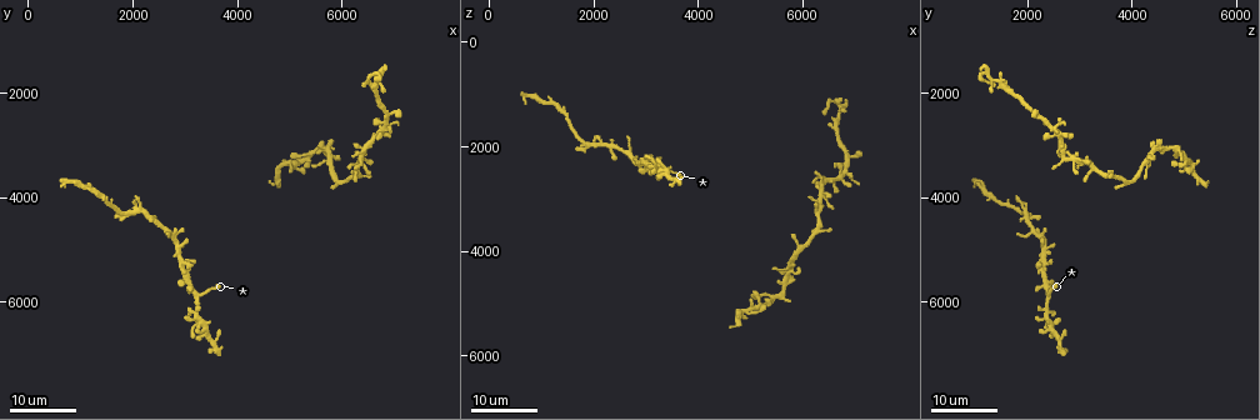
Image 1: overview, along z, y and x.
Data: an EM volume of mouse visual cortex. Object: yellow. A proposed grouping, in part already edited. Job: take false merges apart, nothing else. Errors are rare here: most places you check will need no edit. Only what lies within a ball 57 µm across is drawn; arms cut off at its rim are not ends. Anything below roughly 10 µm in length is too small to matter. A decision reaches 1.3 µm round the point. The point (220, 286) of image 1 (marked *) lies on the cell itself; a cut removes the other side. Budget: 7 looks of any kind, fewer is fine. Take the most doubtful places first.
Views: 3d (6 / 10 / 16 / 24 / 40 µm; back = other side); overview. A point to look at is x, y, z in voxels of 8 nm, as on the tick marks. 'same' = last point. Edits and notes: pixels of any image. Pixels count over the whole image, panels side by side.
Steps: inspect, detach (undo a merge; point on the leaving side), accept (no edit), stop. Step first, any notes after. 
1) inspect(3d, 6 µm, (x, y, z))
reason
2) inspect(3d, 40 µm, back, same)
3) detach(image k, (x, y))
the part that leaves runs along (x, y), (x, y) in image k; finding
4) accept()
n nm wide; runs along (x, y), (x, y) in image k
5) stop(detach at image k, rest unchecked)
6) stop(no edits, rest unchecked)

inspect(3d, 24 µm, (6000, 3700, 3900))
three arms meet

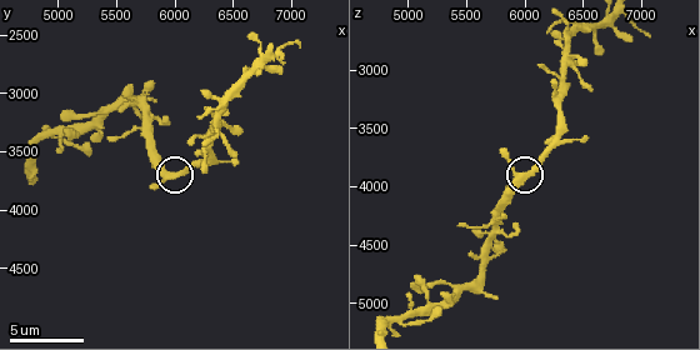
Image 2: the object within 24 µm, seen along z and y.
inspect(3d, 6 µm, (5960, 3720, 3940))
closer look

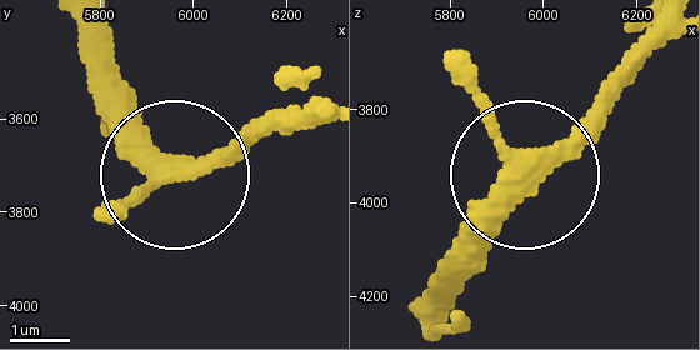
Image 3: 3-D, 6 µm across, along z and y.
accept()
310 nm wide; all the same cell

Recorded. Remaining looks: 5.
inspect(3d, 16 µm, (1450, 4000, 1350))
arms run side by side

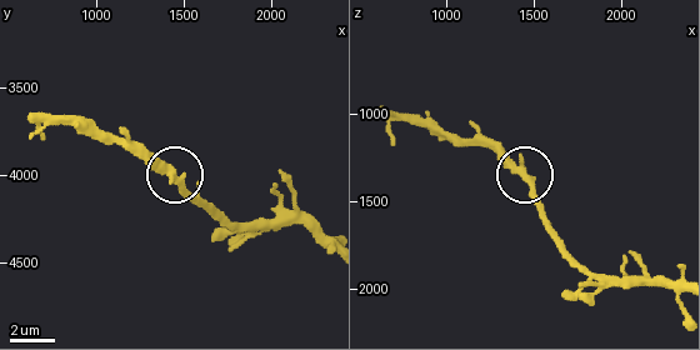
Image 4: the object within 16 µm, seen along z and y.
inspect(3d, 10 µm, (1460, 4040, 1380))

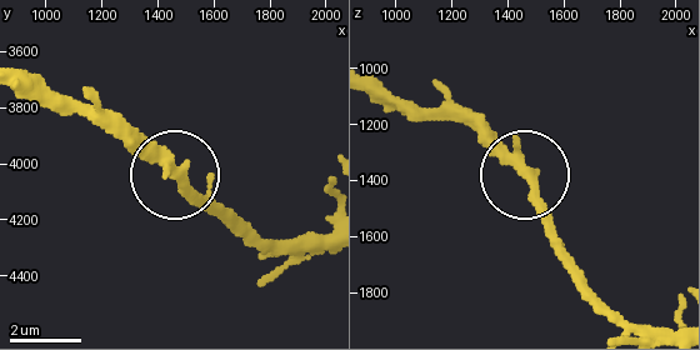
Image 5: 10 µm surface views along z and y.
accept()
3 arms; runs along (328, 238), (256, 235), (205, 205), (125, 124) in image 5; one cell here

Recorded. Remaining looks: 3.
inspect(3d, 16 µm, (6280, 3520, 3380))
narrows sharply

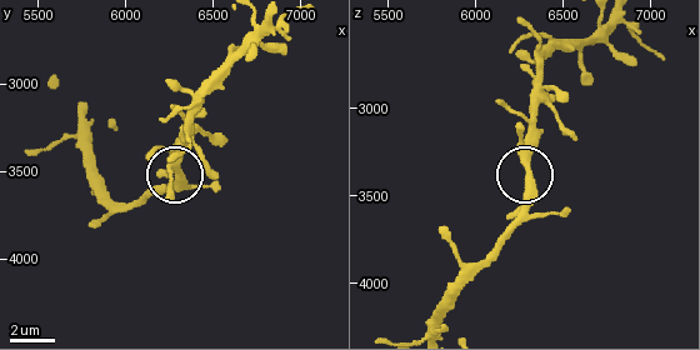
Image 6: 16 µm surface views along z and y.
inspect(3d, 6 µm, (6300, 3520, 3360))

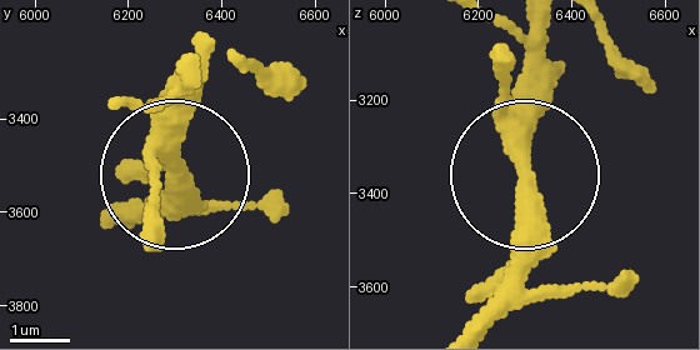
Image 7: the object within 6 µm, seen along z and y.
accept()
all the same cell

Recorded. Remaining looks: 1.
stop(no edits, rest unchecked)

